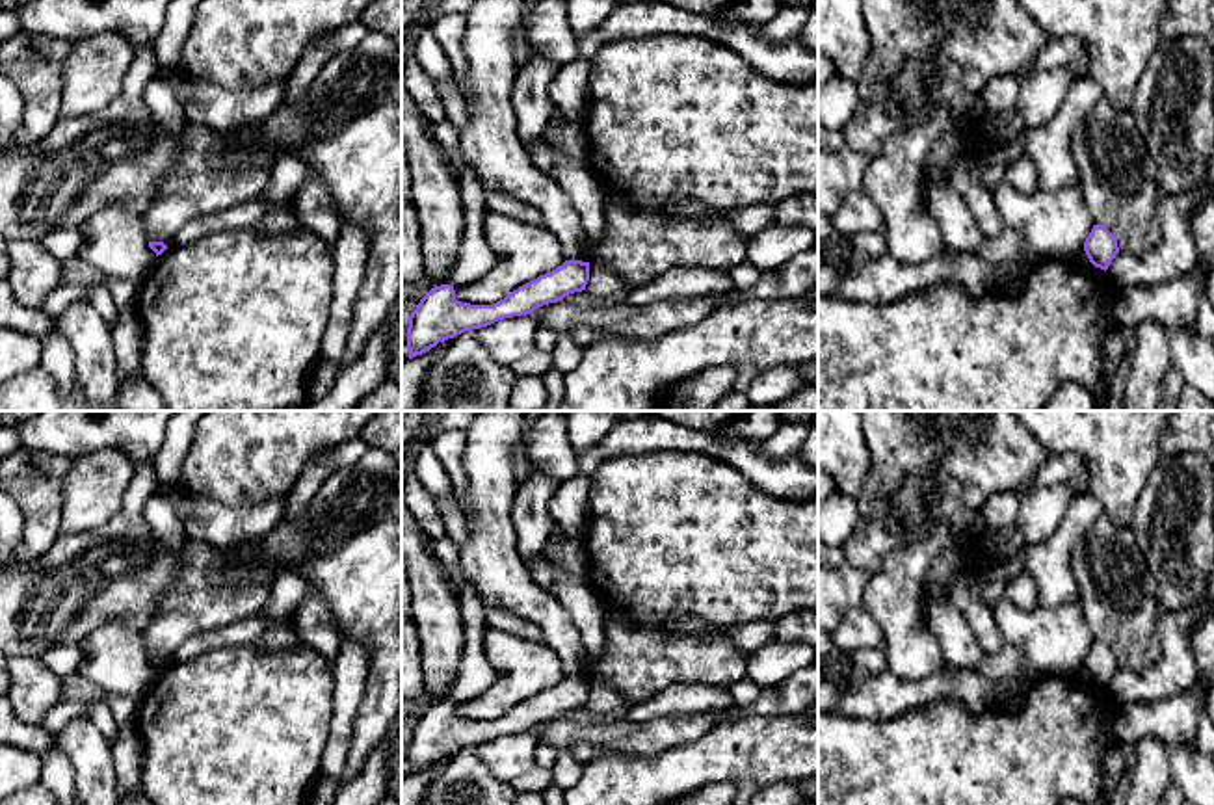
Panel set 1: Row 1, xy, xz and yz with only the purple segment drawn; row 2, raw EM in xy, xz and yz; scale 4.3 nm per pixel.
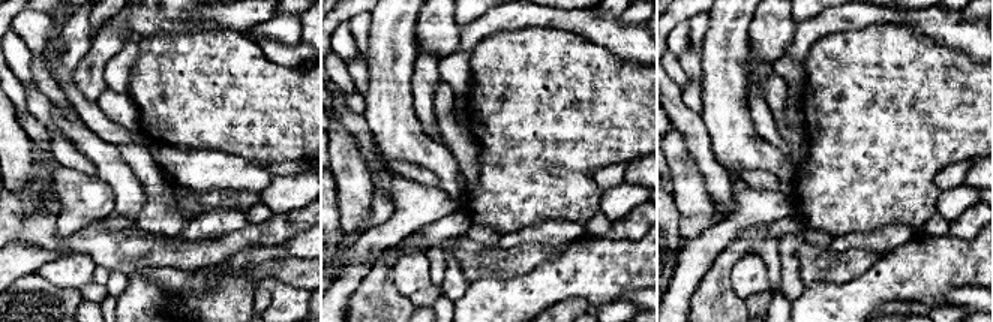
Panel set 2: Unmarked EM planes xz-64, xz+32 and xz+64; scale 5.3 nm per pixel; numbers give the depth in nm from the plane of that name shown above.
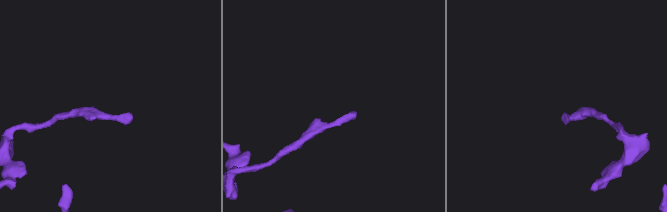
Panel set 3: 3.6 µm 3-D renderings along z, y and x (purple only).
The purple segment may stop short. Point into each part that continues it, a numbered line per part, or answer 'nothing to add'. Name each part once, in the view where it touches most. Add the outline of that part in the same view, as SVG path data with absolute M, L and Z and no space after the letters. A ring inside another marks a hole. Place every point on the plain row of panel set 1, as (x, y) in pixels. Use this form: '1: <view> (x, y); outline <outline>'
nothing to add

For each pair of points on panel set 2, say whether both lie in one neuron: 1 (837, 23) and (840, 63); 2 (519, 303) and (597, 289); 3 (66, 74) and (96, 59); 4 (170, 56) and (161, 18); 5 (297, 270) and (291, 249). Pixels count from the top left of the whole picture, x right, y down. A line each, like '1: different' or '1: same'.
1: different
2: same
3: different
4: different
5: different

